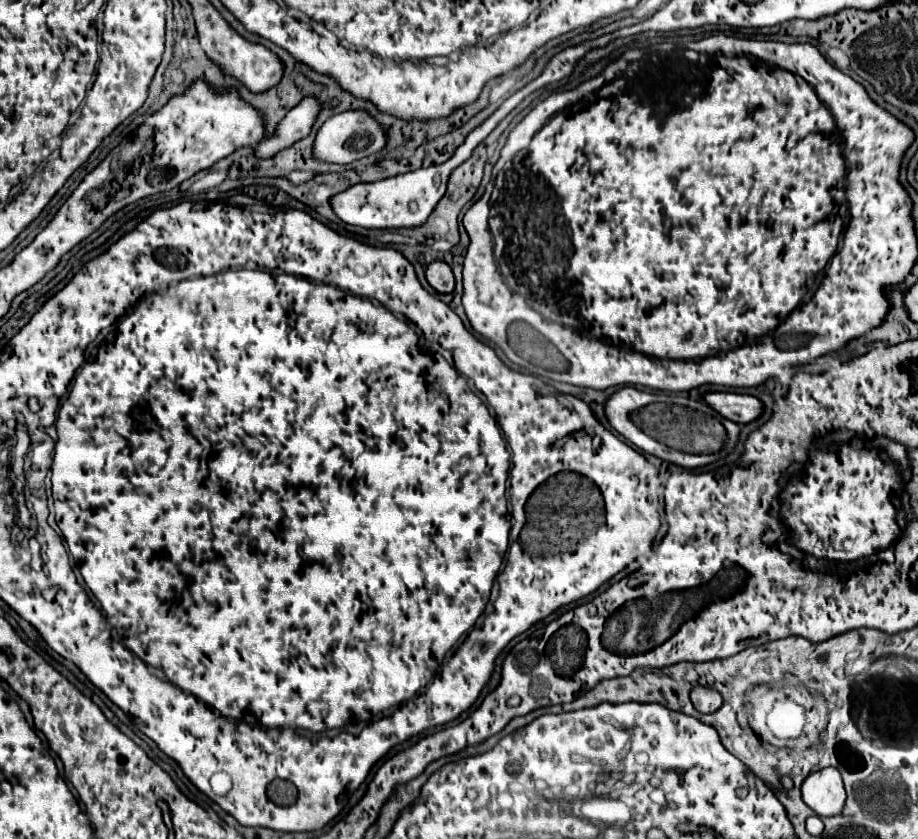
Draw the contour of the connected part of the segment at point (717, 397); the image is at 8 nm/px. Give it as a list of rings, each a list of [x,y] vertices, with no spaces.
[[[705,392],[703,400],[707,402],[707,406],[711,406],[723,418],[737,422],[737,424],[747,424],[763,412],[763,404],[757,398],[747,396],[747,394]]]

